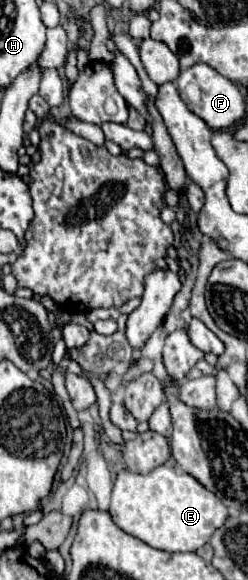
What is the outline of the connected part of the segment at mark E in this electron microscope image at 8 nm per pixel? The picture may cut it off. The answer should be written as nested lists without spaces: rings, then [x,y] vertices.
[[[161,465],[147,475],[127,469],[121,471],[115,479],[109,513],[113,523],[125,533],[167,553],[197,551],[229,517],[227,507],[217,495],[207,487],[201,487],[193,475],[185,475],[179,467],[167,465]]]

